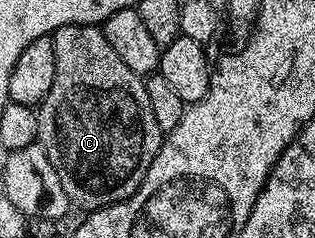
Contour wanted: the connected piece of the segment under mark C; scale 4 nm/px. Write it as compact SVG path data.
M65 23L51 38L55 45L55 81L51 81L47 97L36 108L37 142L47 153L55 173L59 173L70 204L96 209L124 203L139 189L163 142L163 132L155 121L155 113L151 113L145 79L123 65L100 26Z

